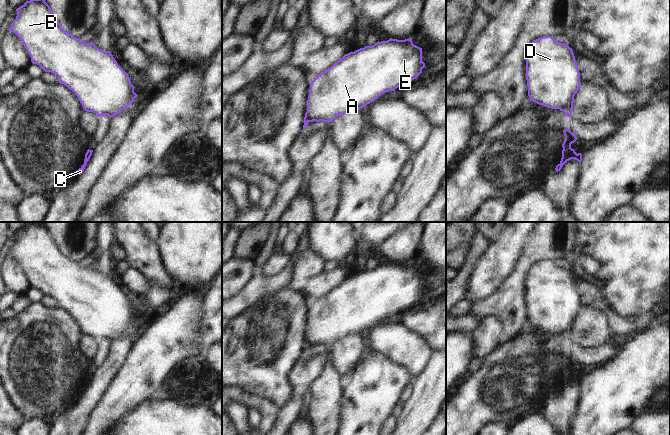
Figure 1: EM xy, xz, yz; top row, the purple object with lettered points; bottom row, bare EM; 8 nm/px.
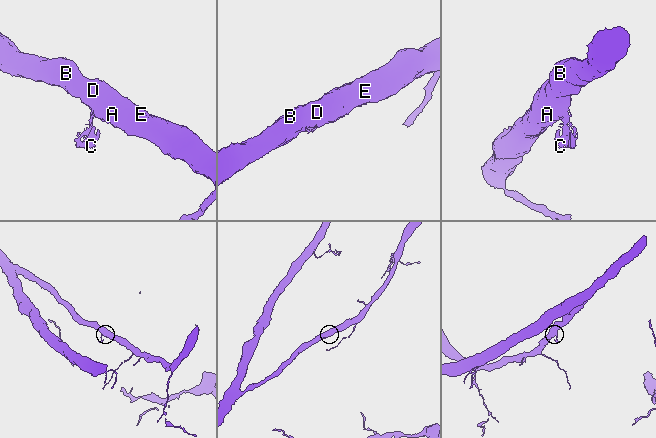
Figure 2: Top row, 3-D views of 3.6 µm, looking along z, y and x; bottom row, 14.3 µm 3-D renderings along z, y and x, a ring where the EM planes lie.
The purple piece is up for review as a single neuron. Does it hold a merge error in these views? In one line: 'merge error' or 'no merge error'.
merge error

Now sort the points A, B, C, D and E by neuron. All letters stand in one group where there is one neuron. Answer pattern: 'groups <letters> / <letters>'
groups A B D E / C

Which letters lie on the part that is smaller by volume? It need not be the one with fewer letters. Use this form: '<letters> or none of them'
C

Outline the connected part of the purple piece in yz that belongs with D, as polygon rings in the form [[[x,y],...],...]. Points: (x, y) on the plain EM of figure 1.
[[[551,260],[534,264],[526,278],[530,325],[552,333],[570,329],[580,311],[580,296],[572,272]]]

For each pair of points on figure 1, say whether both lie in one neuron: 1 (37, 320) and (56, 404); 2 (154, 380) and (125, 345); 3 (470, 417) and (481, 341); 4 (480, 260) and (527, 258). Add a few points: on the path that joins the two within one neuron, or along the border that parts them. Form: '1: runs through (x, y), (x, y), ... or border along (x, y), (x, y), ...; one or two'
1: runs through (39, 341), (39, 360), (45, 372), (46, 383); one
2: border along (138, 335), (127, 358), (117, 371); two
3: border along (494, 350), (472, 373); two
4: border along (527, 236), (522, 254), (514, 270), (506, 278); two

